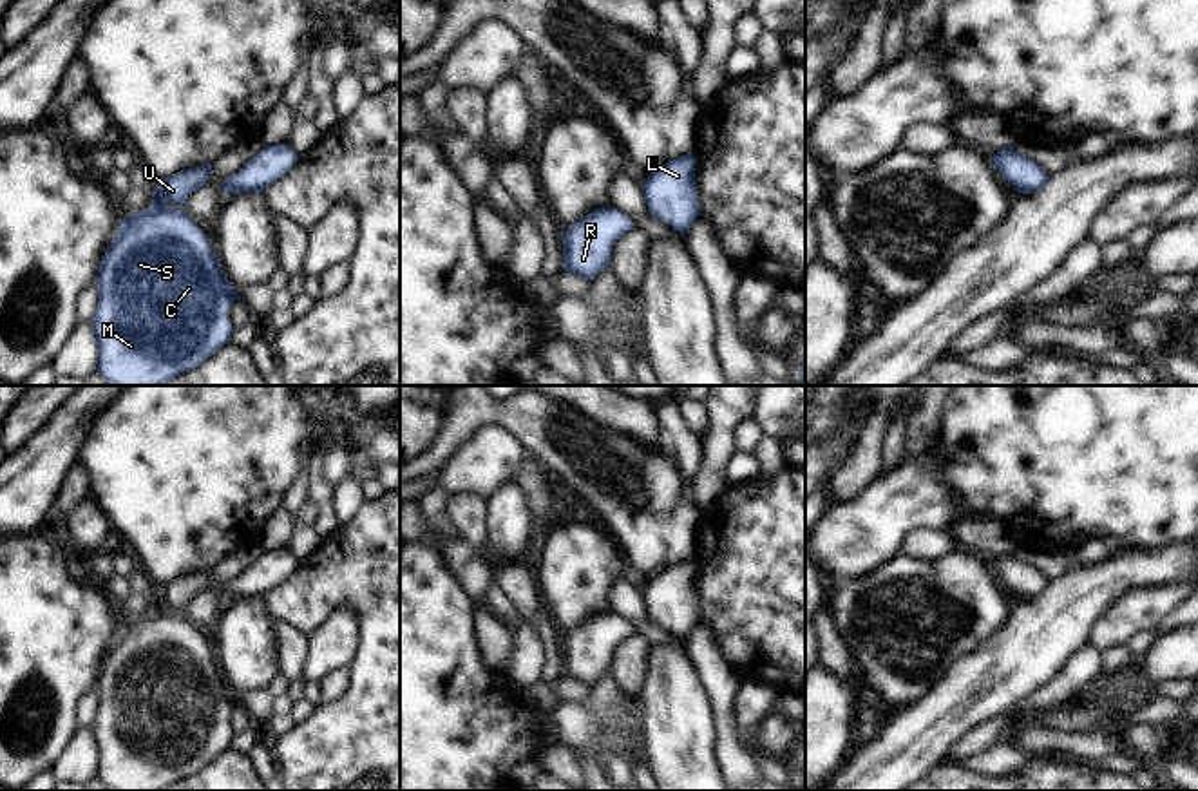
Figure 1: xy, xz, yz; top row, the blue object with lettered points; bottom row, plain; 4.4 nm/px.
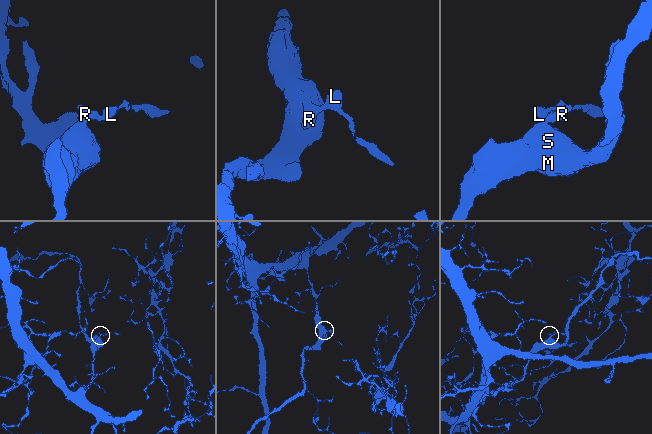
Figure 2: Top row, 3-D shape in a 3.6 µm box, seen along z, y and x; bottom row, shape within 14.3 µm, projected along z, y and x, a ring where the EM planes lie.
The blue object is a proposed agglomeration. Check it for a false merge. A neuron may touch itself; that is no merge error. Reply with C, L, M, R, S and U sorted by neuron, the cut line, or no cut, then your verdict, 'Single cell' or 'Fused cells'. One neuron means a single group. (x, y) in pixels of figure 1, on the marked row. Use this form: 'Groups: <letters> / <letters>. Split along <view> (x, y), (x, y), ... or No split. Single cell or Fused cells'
Groups: C L M R S U. No split. Single cell.

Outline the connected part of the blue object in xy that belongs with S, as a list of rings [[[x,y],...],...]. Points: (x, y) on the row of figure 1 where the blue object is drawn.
[[[212,163],[192,167],[156,185],[154,203],[121,221],[118,233],[101,257],[96,275],[98,306],[90,329],[98,342],[98,375],[105,382],[116,386],[163,386],[230,344],[235,328],[228,319],[228,308],[239,295],[221,270],[210,239],[185,210],[172,206],[174,203],[185,206],[194,190],[208,186],[210,170]]]

